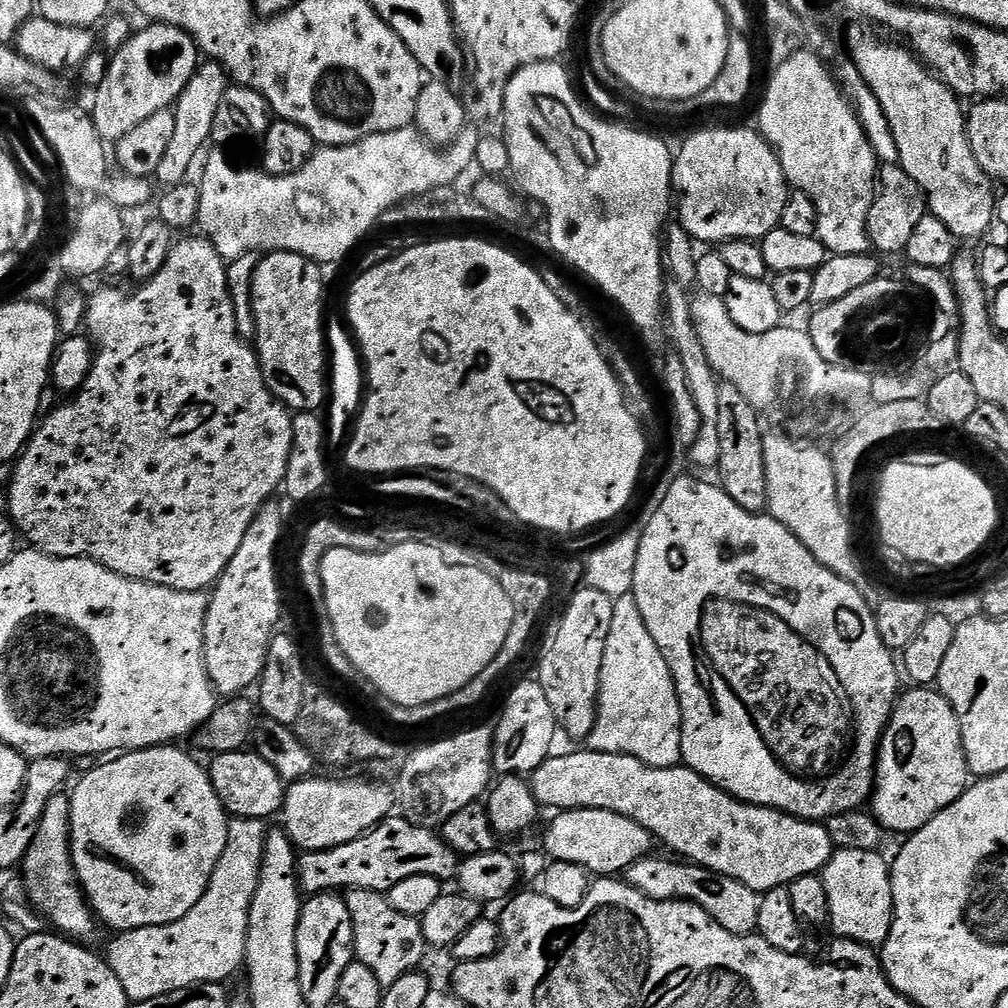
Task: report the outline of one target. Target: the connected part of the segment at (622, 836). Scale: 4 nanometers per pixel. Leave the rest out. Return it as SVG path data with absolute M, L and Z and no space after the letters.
M574 808L561 811L552 820L548 833L544 836L542 848L552 860L574 862L590 874L600 878L612 878L624 874L631 864L636 864L654 845L652 833L641 824L614 814L610 810Z

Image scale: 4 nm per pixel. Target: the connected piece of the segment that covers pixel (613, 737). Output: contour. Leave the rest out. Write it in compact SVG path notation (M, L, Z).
M630 594L618 596L612 605L614 619L606 638L606 654L602 654L596 721L587 747L593 752L633 756L655 768L675 768L682 760L682 710L672 671L642 622L636 599Z

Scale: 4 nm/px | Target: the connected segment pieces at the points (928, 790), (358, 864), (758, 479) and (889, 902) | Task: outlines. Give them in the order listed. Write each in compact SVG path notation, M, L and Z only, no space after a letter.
M912 686L909 692L905 691L896 701L896 709L892 711L892 717L888 723L888 729L884 731L884 736L880 740L880 750L876 754L876 782L872 789L872 798L870 801L871 815L875 816L880 827L892 832L904 832L911 834L917 832L926 822L930 822L946 806L950 806L959 796L964 793L964 789L970 783L970 773L968 763L964 757L964 747L962 746L962 734L960 733L960 723L956 717L956 712L950 706L950 702L941 694L939 690L932 686Z
M392 814L379 825L354 838L345 845L317 852L301 851L296 865L300 878L301 893L319 896L321 892L335 893L337 890L374 890L387 894L402 878L414 878L414 874L426 874L448 882L456 875L458 853L445 842L439 831L414 826L410 821Z
M721 383L718 390L718 422L716 429L721 439L718 468L724 475L722 487L727 496L747 512L763 513L768 507L766 490L766 454L764 453L765 429L760 429L761 413L757 412L738 387Z
M836 848L831 862L825 866L822 879L830 902L830 928L836 931L837 937L880 946L890 934L892 911L896 909L892 897L892 870L889 861L884 861L880 855L879 851Z

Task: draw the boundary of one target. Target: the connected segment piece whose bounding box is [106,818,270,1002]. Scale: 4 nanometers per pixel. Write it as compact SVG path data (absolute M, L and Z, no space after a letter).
M229 819L226 850L222 850L222 858L218 858L218 866L214 866L214 874L194 910L178 918L178 922L121 932L115 937L117 940L109 942L108 952L106 951L108 965L114 970L118 982L122 982L122 990L126 990L129 1001L146 1002L174 990L192 988L195 984L228 982L239 968L241 971L245 967L250 906L254 902L254 890L258 890L262 854L269 831L269 825L263 820Z

